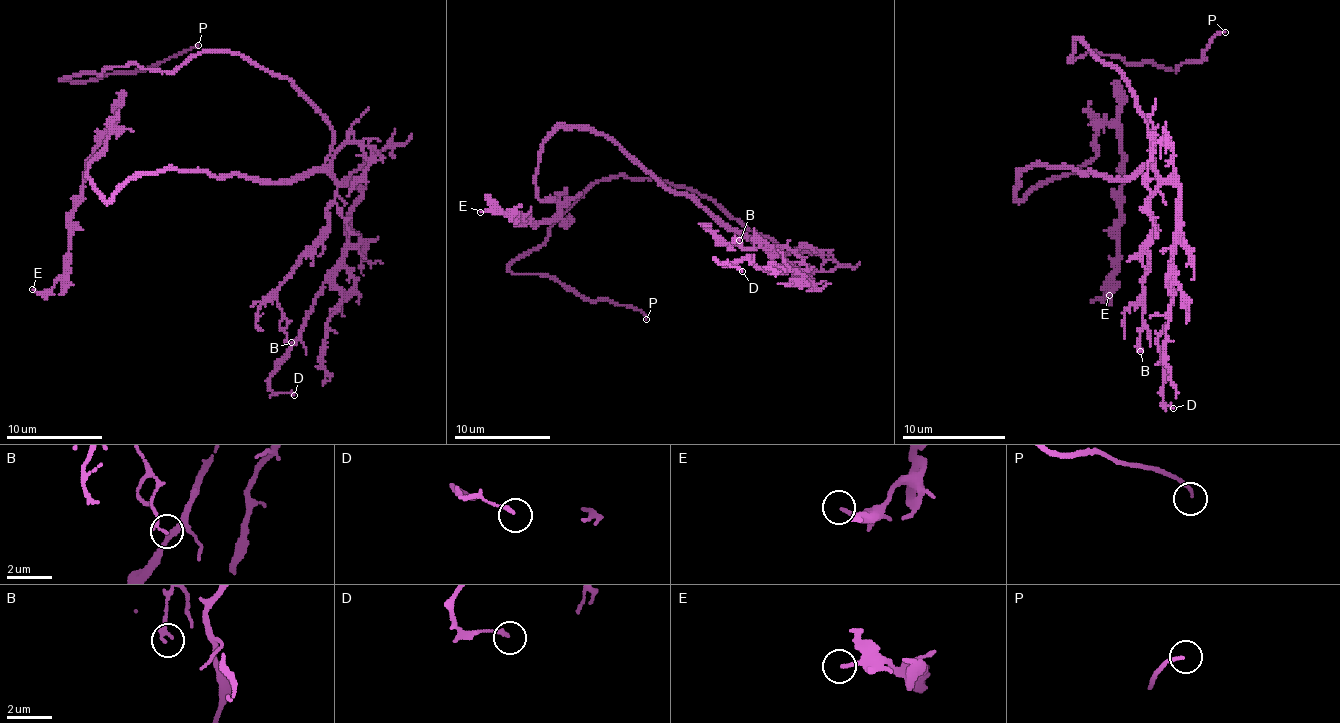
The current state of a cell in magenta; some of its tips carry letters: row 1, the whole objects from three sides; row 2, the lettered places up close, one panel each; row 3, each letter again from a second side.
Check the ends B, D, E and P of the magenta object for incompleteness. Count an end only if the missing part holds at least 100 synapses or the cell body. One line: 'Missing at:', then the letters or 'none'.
Missing at: P

